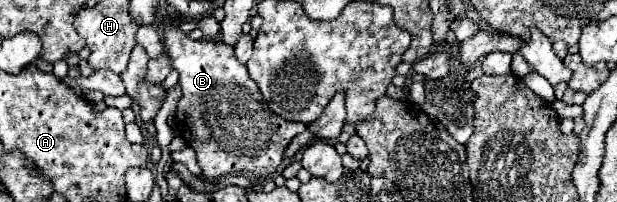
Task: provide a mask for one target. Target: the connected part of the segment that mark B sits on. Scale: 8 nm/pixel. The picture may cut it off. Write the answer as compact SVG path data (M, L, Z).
M166 28L164 30L164 46L172 60L172 66L180 74L180 88L182 98L176 108L176 130L186 140L190 148L194 148L198 156L198 164L202 168L202 176L208 180L218 180L228 174L252 174L256 180L272 178L284 158L284 150L288 142L306 130L306 124L296 124L282 120L274 112L270 112L266 100L262 98L256 82L248 76L248 70L244 64L240 64L234 56L234 50L226 44L220 44L216 40L192 40L188 34L180 32L178 28Z

